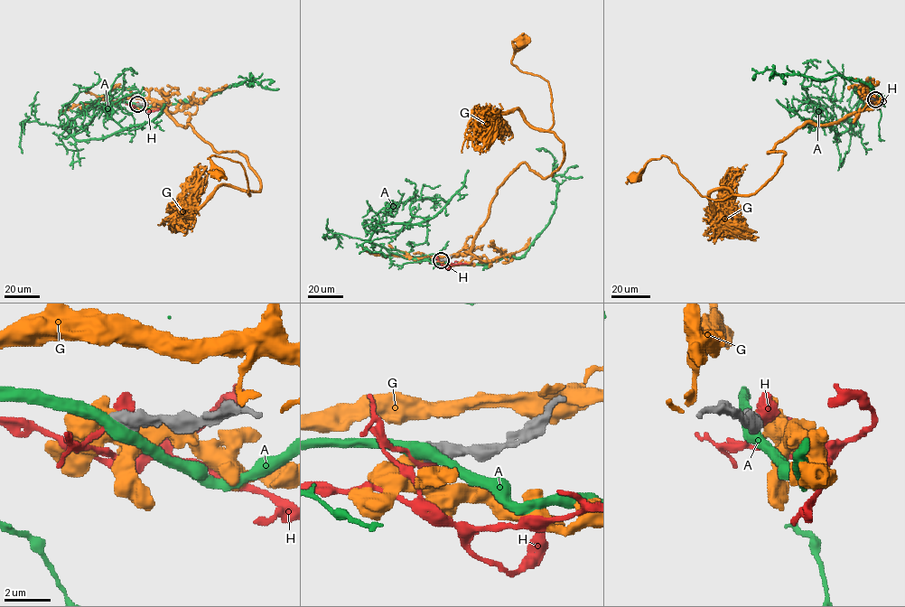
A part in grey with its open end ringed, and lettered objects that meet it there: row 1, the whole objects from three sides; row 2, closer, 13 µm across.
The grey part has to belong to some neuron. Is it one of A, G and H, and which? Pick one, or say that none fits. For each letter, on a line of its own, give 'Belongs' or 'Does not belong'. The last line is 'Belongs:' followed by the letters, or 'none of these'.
A: Does not belong
G: Belongs
H: Does not belong
Belongs: G

